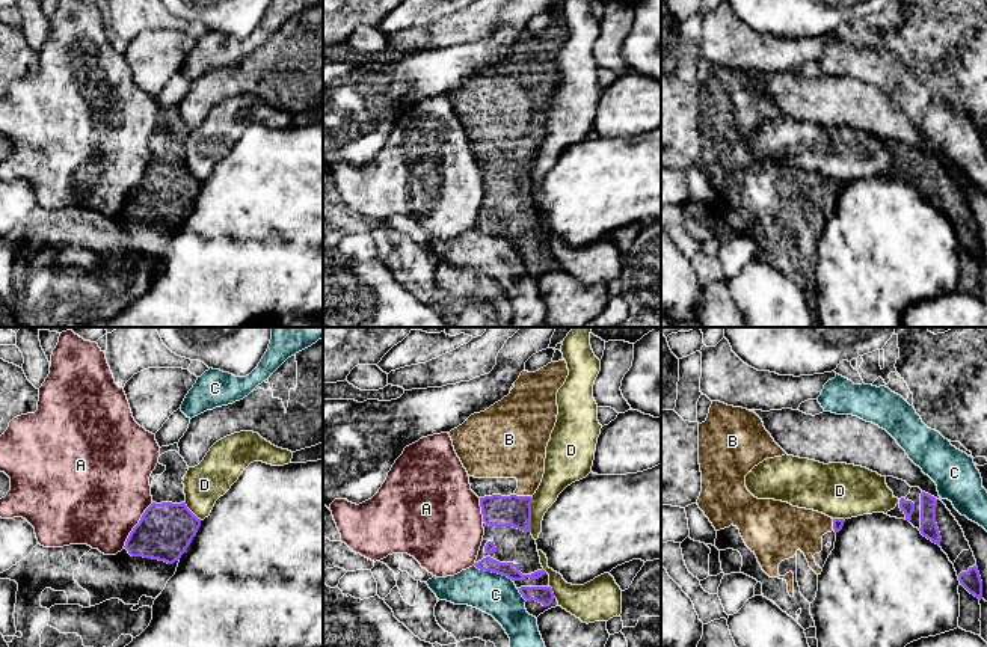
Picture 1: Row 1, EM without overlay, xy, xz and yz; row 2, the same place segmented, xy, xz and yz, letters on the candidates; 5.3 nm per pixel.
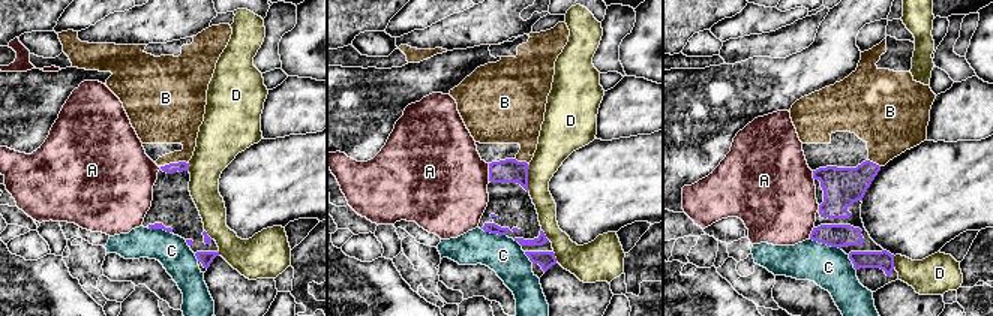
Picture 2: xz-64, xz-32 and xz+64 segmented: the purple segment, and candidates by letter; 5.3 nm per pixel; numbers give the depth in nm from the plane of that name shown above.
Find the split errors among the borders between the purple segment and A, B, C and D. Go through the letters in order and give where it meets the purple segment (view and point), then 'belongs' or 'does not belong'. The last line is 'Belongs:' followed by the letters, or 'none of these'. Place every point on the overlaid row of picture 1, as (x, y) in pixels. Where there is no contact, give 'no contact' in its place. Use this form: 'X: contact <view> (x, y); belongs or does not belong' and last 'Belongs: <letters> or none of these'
A: contact xy (136, 525); does not belong
B: contact xz (522, 496); belongs
C: contact xz (494, 572); does not belong
D: contact xz (530, 515); does not belong
Belongs: B

